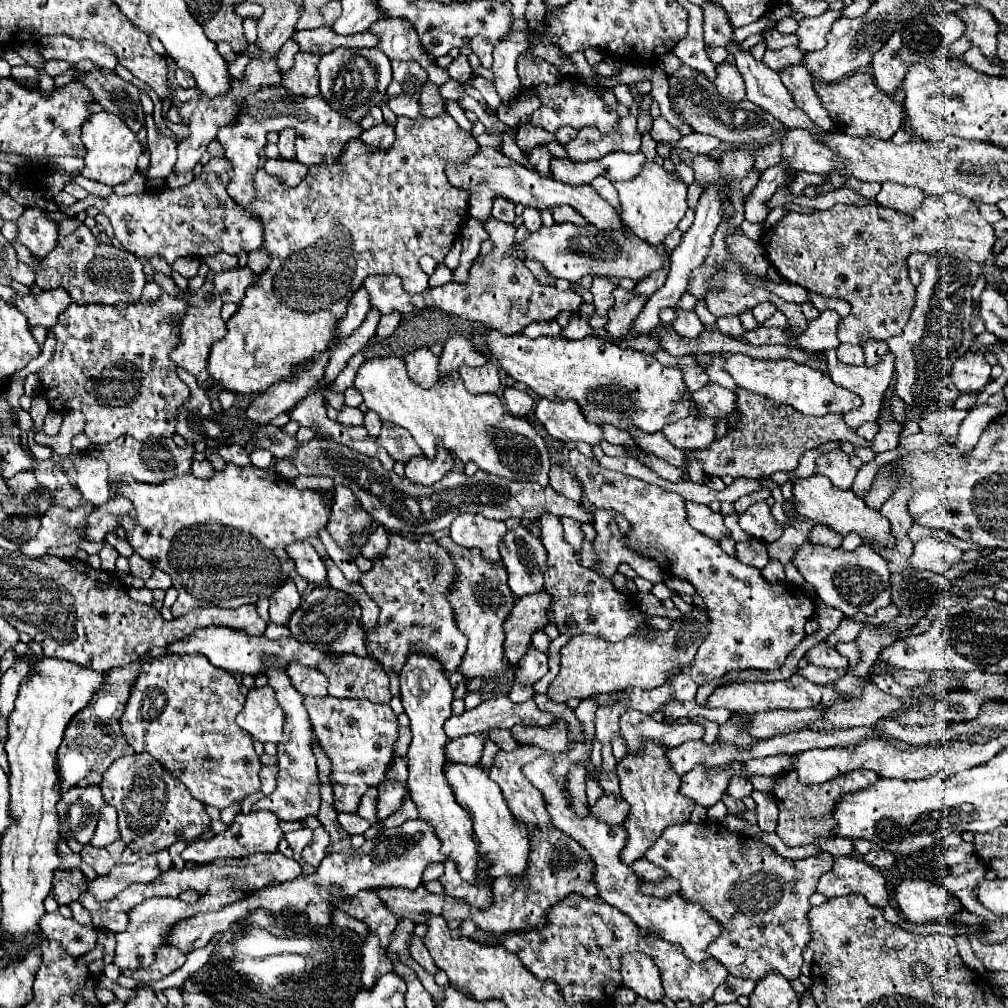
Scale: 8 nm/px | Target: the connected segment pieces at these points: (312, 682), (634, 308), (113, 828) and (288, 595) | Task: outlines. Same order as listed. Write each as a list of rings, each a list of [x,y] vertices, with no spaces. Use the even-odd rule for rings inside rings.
[[[290,664],[288,676],[292,686],[304,696],[326,696],[328,694],[328,678],[320,670],[312,670],[300,664]]]
[[[622,288],[614,290],[614,298],[616,302],[608,312],[608,324],[604,326],[604,330],[614,340],[620,340],[630,334],[634,318],[638,318],[638,314],[642,312],[646,298],[638,298],[632,294],[632,290],[622,290]]]
[[[104,806],[100,812],[100,820],[98,820],[98,826],[96,826],[96,832],[94,832],[90,844],[104,848],[116,840],[118,840],[118,814],[112,806]]]
[[[290,578],[270,598],[270,622],[280,624],[280,626],[288,626],[290,614],[294,614],[294,610],[298,610],[300,602],[302,602],[302,598],[300,598],[300,594],[296,590],[294,580]]]

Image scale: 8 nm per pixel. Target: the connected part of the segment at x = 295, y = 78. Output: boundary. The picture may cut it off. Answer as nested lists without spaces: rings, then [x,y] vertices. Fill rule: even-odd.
[[[298,52],[294,66],[287,75],[282,77],[281,85],[290,90],[292,94],[306,94],[306,96],[314,96],[318,94],[318,72],[316,72],[316,64],[318,64],[320,56],[316,54],[306,54],[306,52]]]

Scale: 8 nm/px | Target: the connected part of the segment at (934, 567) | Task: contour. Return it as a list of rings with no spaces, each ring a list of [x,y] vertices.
[[[922,538],[914,544],[914,554],[910,556],[910,566],[916,570],[930,570],[934,574],[944,574],[944,568],[960,560],[960,550],[948,542],[934,538]]]

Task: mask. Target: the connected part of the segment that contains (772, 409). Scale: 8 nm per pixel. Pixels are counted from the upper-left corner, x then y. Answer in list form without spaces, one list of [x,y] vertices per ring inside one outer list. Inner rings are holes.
[[[736,388],[736,396],[738,396],[736,400],[738,412],[734,412],[734,422],[728,426],[726,436],[716,440],[704,450],[684,450],[684,458],[686,458],[684,466],[670,466],[670,462],[658,458],[656,454],[640,450],[638,446],[624,446],[626,454],[646,464],[648,468],[652,468],[658,476],[670,482],[680,482],[684,480],[684,474],[688,472],[690,460],[698,460],[702,464],[704,476],[768,478],[774,472],[792,472],[798,466],[798,460],[806,450],[818,448],[820,444],[826,444],[830,440],[850,440],[855,447],[870,448],[872,446],[871,441],[854,434],[846,426],[842,414],[826,414],[820,418],[804,416],[790,406],[774,404],[766,396],[754,394],[742,388]]]

